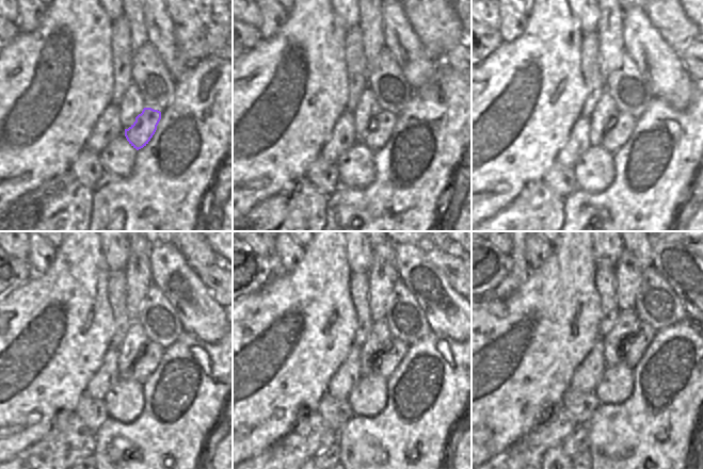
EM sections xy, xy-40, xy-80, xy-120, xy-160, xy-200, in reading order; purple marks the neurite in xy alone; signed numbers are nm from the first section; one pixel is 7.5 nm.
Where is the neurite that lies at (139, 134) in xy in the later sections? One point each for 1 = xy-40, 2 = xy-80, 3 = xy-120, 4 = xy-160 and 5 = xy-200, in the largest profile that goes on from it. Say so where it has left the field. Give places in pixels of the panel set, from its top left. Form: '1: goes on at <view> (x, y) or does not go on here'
1: goes on at xy-40 (380, 131)
2: goes on at xy-80 (617, 135)
3: goes on at xy-120 (149, 359)
4: goes on at xy-160 (394, 351)
5: goes on at xy-200 (625, 360)

